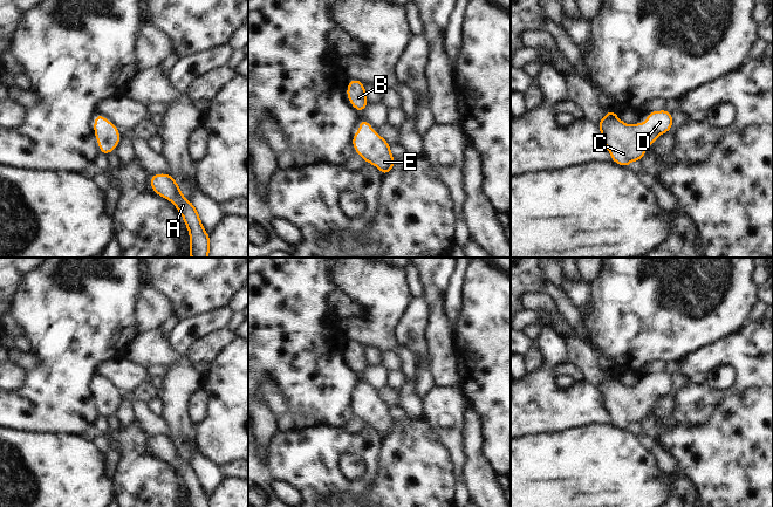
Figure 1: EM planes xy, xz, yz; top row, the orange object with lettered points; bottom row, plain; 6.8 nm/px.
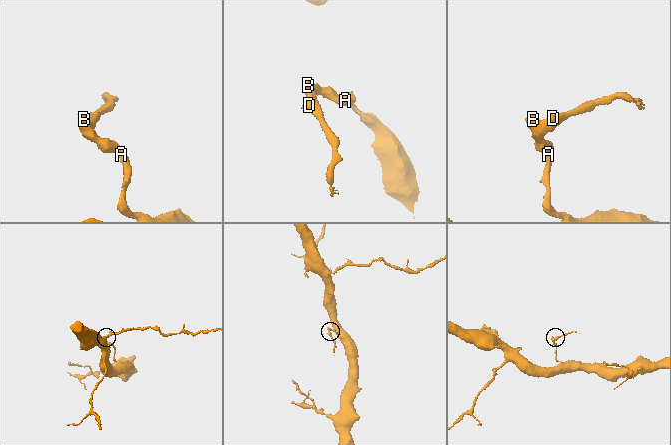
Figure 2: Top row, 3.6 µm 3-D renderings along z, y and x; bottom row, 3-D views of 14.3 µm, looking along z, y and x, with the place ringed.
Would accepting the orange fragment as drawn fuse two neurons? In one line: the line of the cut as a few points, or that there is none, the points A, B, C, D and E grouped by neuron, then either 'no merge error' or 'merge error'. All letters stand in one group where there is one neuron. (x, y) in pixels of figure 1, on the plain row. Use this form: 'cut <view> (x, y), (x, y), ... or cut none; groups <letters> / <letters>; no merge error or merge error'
cut none; groups A B C D E; no merge error

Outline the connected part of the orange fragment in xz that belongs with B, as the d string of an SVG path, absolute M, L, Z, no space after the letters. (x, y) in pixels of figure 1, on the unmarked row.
M353 341L348 347L347 357L351 368L358 375L362 375L368 366L364 347L361 343Z

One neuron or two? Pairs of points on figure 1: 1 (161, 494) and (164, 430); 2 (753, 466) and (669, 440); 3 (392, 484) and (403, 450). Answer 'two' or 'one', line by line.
1: two
2: one
3: one

